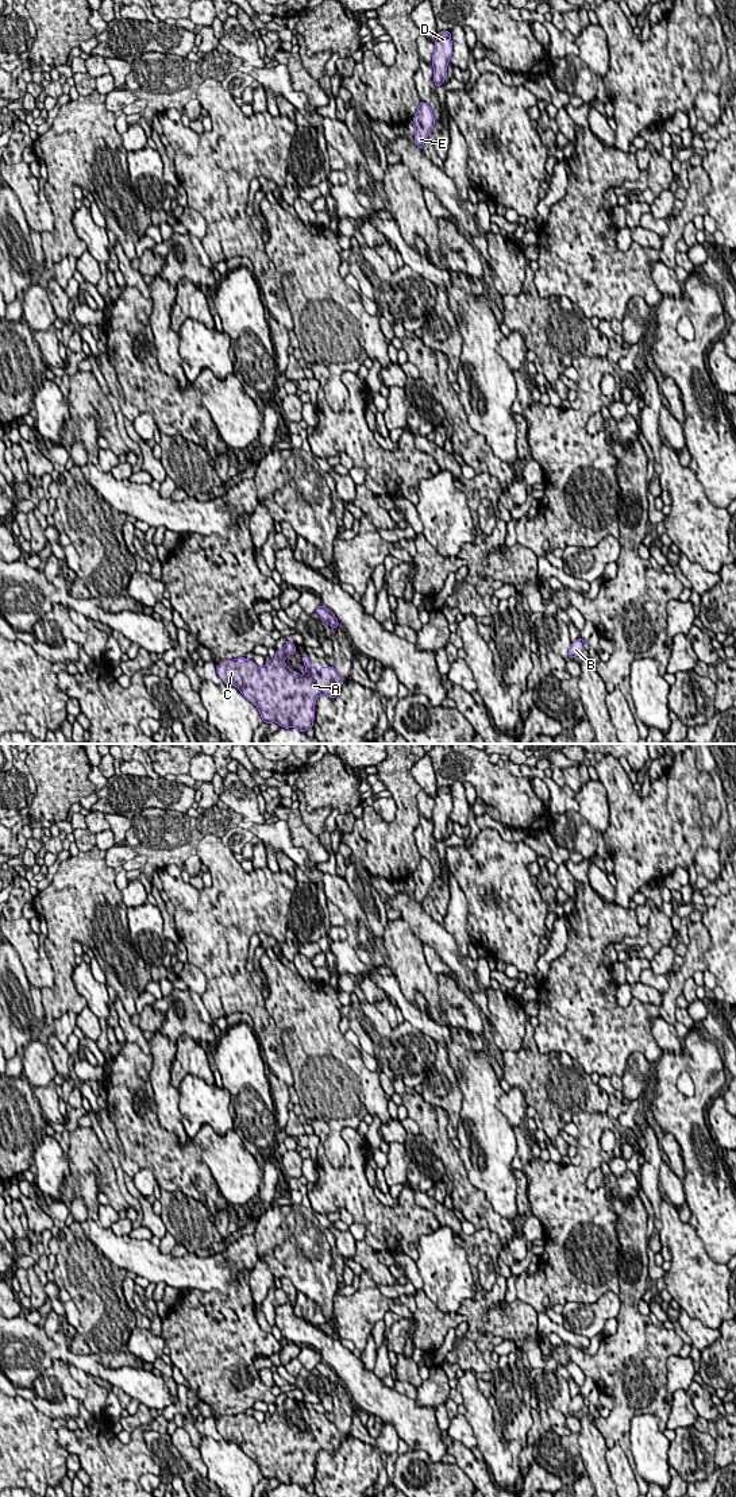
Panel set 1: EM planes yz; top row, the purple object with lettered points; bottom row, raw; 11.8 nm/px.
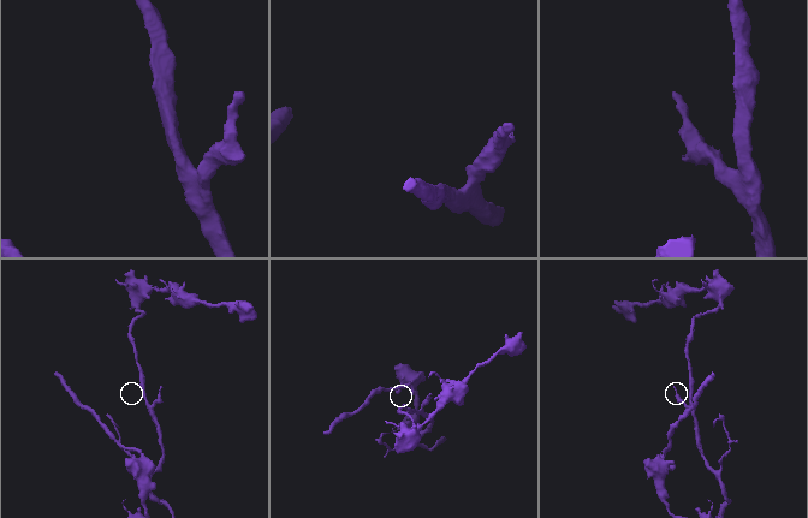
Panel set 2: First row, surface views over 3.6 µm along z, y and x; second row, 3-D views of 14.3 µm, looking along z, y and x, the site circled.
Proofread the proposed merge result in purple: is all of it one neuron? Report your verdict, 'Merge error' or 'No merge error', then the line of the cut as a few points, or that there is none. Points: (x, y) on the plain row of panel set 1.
No merge error. No split

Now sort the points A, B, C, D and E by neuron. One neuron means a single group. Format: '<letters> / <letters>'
A B C D E

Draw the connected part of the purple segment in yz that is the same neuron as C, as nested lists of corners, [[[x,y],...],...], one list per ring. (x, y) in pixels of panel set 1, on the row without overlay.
[[[290,1394],[261,1424],[254,1416],[238,1413],[224,1416],[224,1421],[216,1423],[216,1427],[223,1439],[235,1442],[247,1457],[257,1462],[265,1479],[277,1478],[281,1484],[296,1484],[305,1489],[307,1485],[313,1484],[316,1454],[319,1451],[328,1451],[334,1455],[342,1443],[343,1434],[335,1423],[320,1423],[319,1425],[311,1423],[311,1416],[307,1411],[303,1411],[305,1430],[300,1431],[297,1427],[288,1424],[284,1415],[289,1411],[296,1411],[294,1398]]]

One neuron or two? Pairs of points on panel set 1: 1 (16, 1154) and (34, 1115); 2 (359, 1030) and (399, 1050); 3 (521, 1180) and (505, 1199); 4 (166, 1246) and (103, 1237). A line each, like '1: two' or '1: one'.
1: one
2: one
3: two
4: two

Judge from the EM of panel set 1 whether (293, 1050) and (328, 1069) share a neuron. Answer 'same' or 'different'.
same

